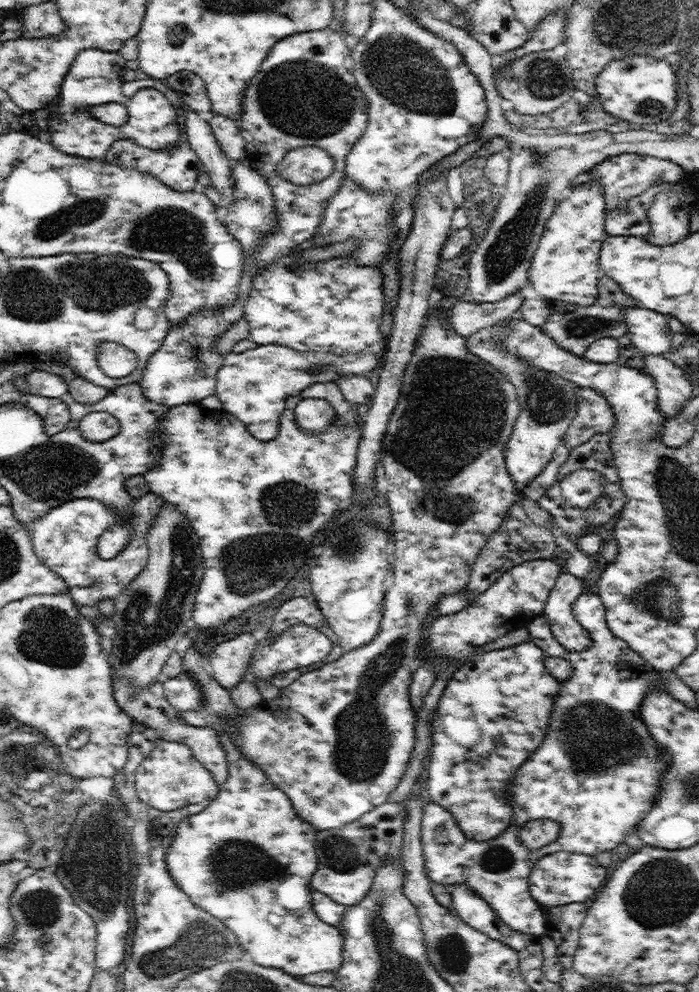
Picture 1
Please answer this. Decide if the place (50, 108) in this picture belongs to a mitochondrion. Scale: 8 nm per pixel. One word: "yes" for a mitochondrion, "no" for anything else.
no

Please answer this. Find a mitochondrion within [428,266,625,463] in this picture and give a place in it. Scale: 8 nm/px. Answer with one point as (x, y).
(549, 402)

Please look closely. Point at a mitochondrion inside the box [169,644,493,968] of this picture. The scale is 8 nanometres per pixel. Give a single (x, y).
(234, 864)

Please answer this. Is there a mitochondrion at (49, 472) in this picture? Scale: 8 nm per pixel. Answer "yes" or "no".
yes

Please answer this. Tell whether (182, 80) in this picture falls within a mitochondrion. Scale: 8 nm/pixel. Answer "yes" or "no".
no

